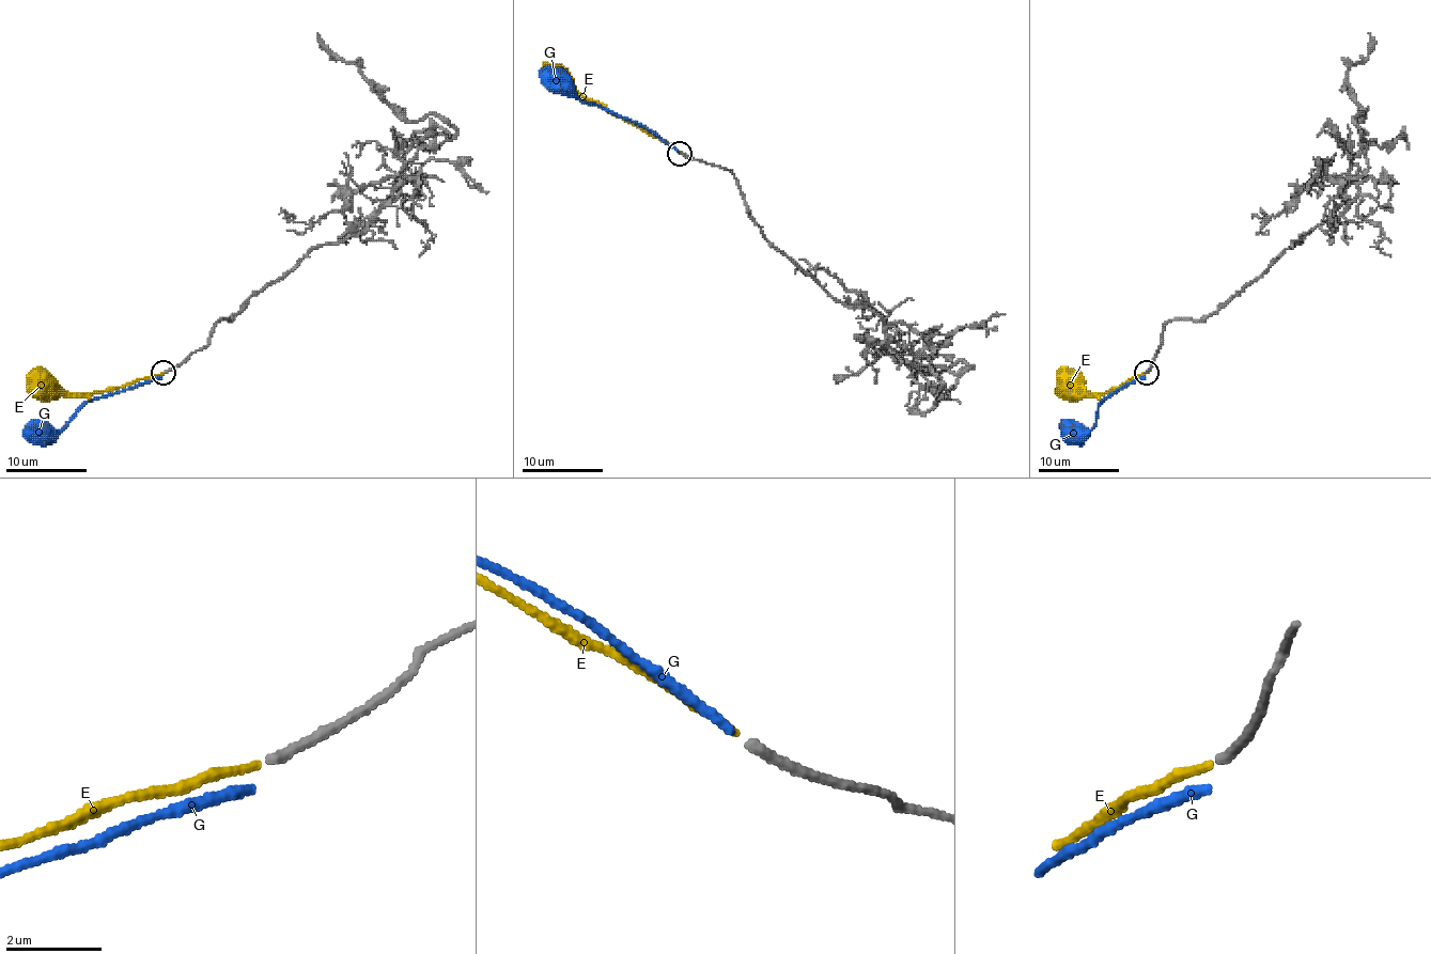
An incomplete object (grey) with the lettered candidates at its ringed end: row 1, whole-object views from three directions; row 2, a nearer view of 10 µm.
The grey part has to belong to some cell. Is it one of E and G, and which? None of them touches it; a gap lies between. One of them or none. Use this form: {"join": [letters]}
{"join": []}

